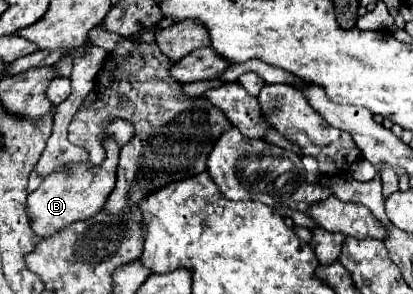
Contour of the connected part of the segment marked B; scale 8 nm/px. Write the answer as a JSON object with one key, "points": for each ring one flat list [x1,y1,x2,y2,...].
{"points":[[108,139,108,143,102,143,102,145,106,149,106,157,98,167,90,165,88,161,64,165,62,169,48,175,48,179,44,179,42,185,28,195,30,227,38,237,56,235,58,231,66,229,70,223,90,219,104,207,108,195,112,193,112,187,116,185,118,151,116,151,116,143,112,143,112,139]]}

